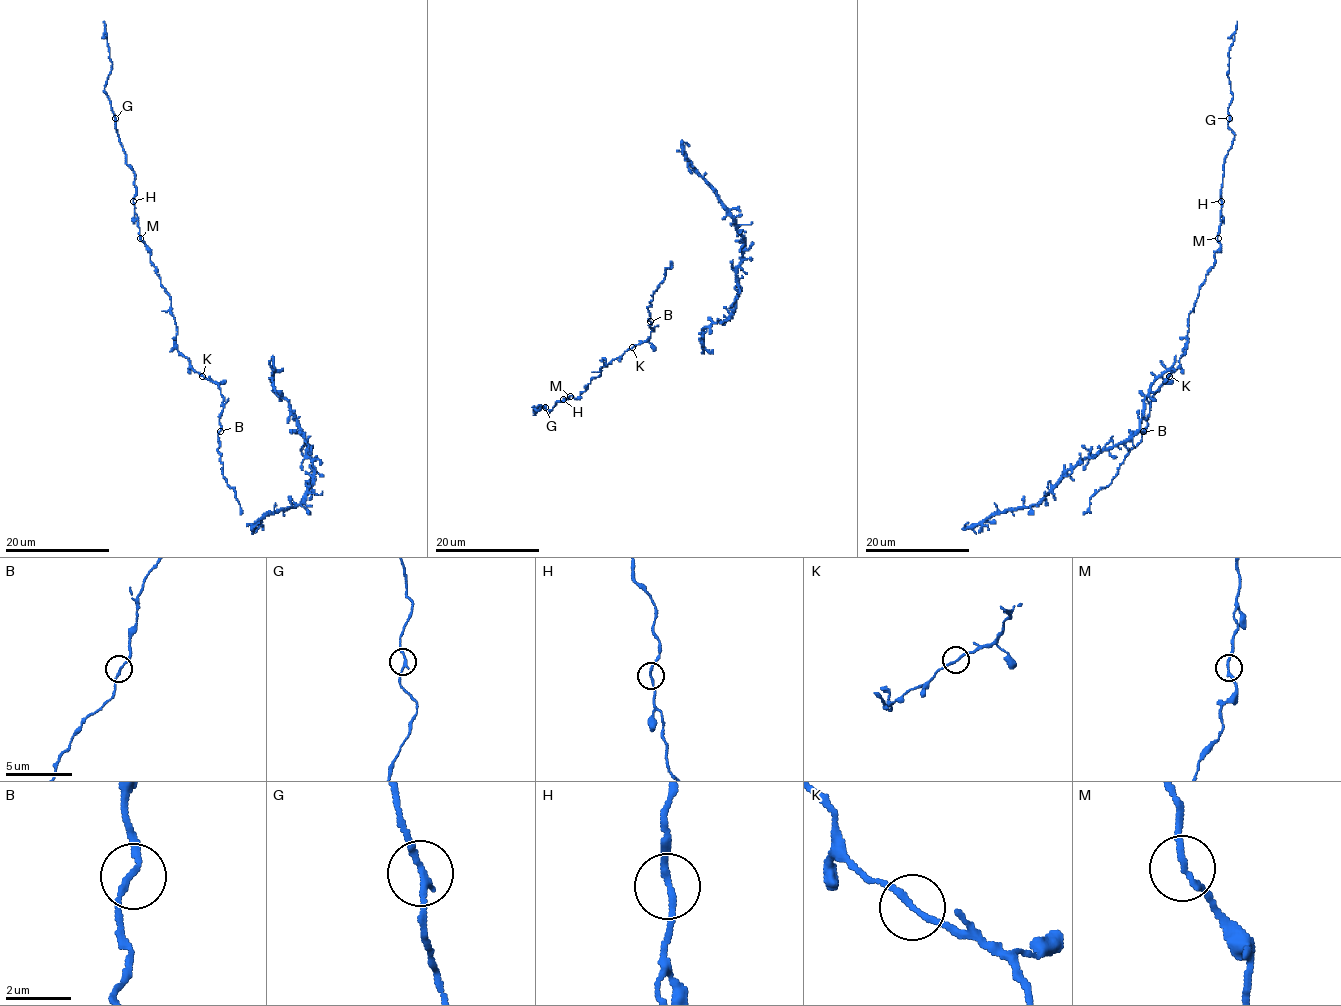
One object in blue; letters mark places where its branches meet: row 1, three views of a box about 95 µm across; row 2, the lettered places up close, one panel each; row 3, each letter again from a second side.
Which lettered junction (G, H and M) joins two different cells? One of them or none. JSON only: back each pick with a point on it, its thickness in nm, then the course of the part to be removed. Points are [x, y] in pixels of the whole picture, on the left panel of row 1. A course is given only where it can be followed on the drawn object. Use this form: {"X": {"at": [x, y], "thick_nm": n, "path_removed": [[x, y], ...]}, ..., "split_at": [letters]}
{"split_at": []}

